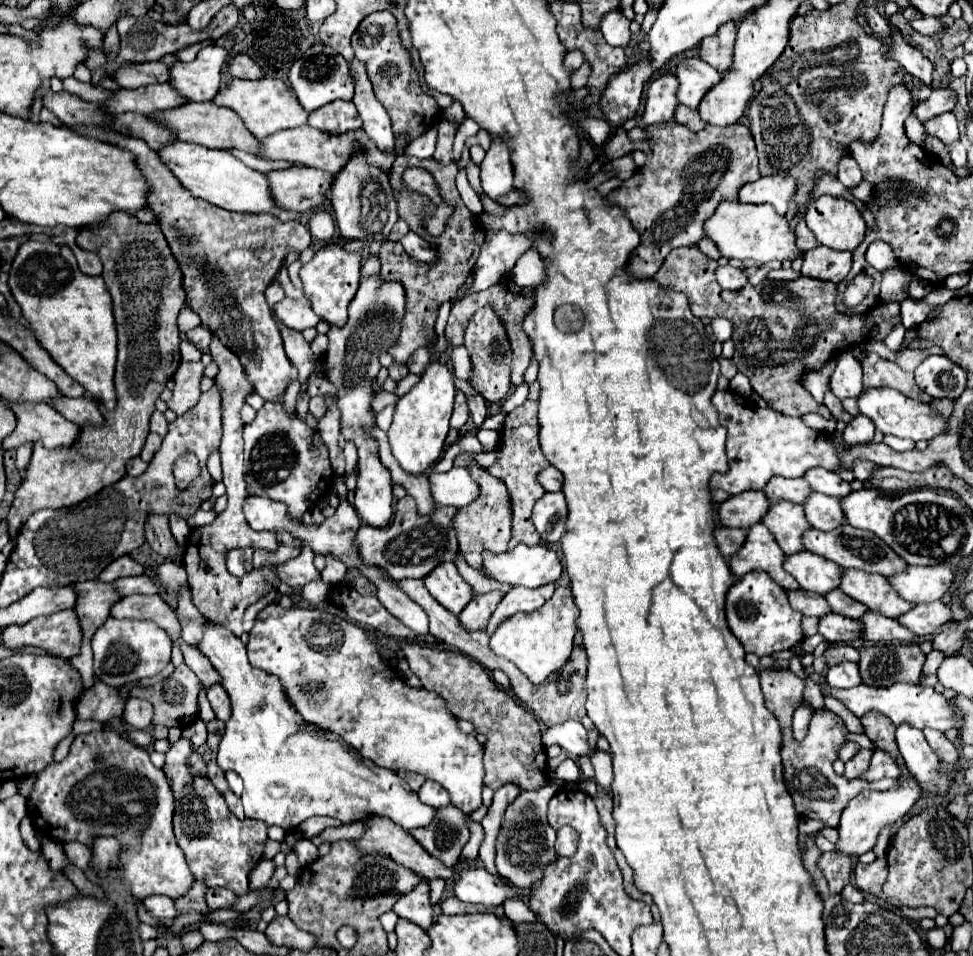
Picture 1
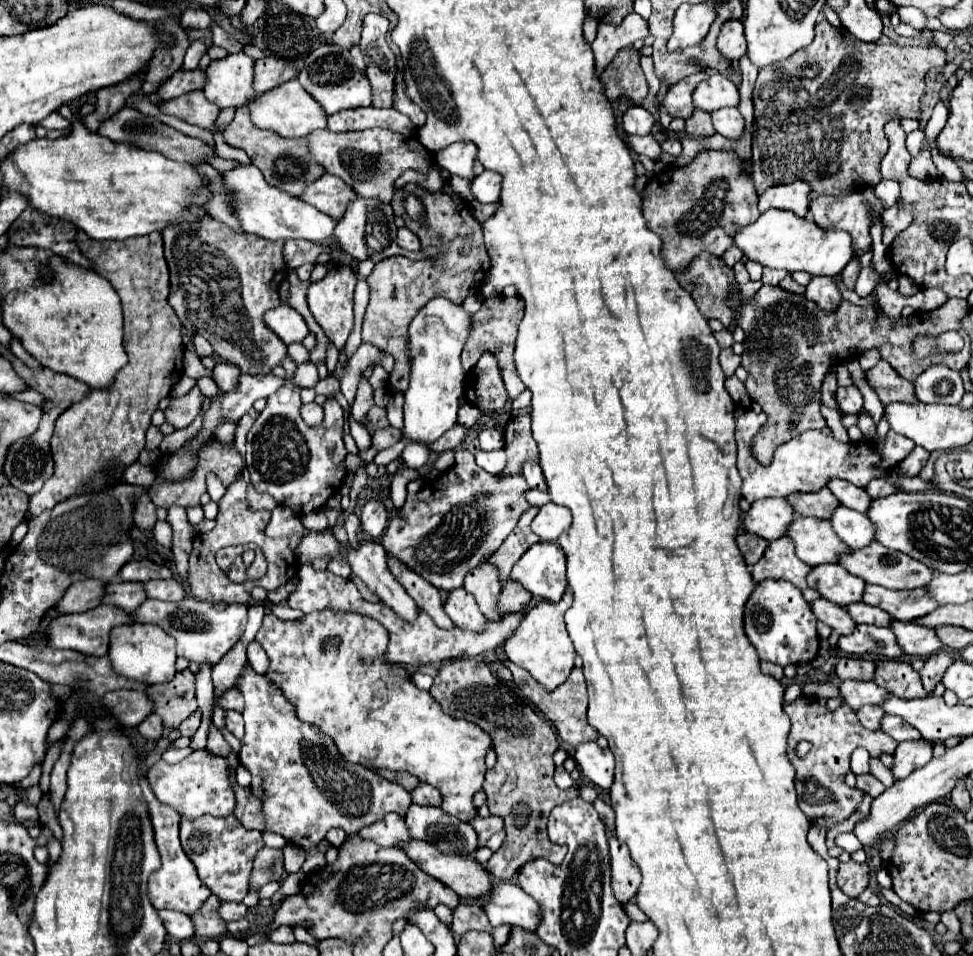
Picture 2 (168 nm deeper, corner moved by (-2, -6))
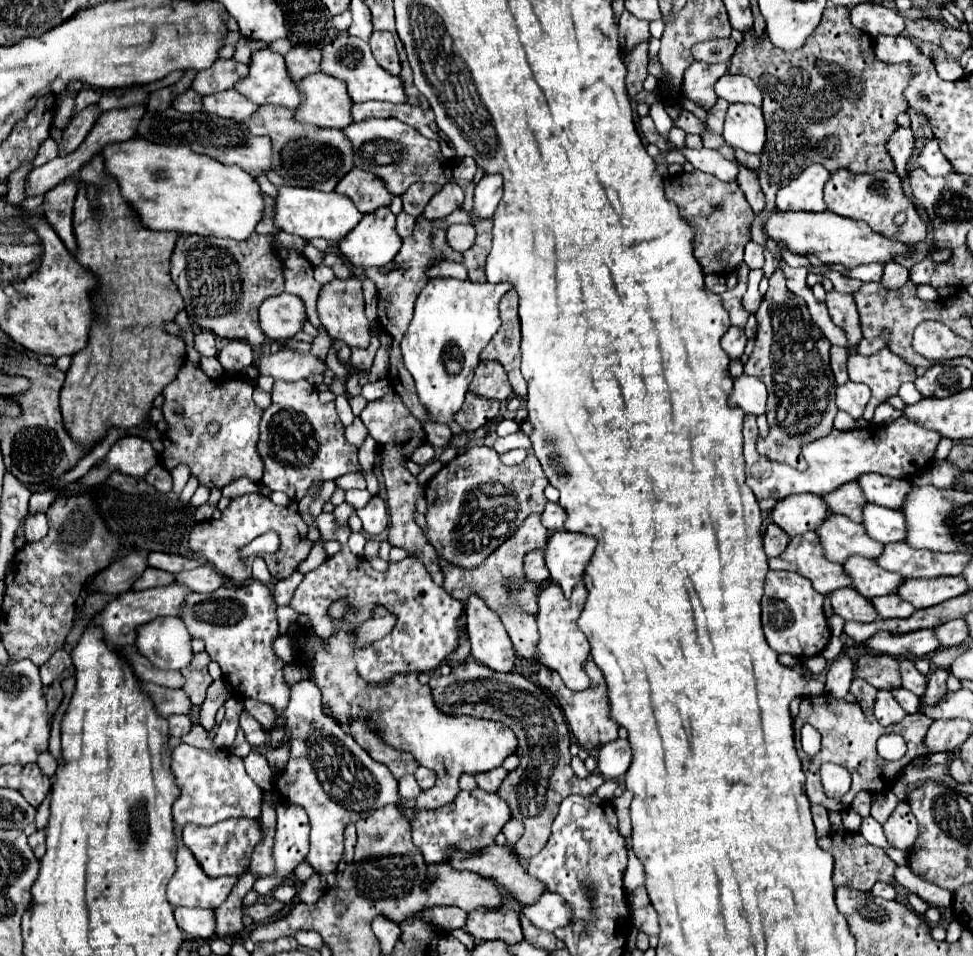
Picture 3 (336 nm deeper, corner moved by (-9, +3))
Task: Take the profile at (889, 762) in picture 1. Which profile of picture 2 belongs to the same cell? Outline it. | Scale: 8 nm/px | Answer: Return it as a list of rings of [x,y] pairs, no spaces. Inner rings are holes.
[[[918,740],[918,742],[902,742],[898,744],[892,764],[894,780],[902,780],[912,774],[916,768],[922,768],[932,758],[932,742]]]

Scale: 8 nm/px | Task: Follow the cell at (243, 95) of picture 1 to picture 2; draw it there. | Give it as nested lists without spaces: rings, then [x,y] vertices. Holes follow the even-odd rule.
[[[290,80],[282,86],[276,86],[274,90],[268,90],[264,94],[256,96],[252,102],[246,104],[246,108],[250,110],[250,118],[252,118],[254,126],[272,130],[272,132],[280,134],[282,138],[302,138],[310,130],[326,128],[326,118],[328,118],[324,114],[324,110],[318,106],[318,102],[314,102],[310,98],[310,94],[296,80]]]

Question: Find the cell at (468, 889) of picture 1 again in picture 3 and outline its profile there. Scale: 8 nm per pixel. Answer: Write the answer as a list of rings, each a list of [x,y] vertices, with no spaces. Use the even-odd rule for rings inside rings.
[[[543,893],[535,905],[527,905],[521,913],[539,929],[555,931],[559,927],[567,927],[573,921],[573,911],[567,901],[557,893]]]

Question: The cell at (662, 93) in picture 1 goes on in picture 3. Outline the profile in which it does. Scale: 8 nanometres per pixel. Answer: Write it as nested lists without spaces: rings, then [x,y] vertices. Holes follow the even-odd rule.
[[[693,61],[683,75],[683,95],[693,103],[711,109],[717,103],[717,93],[713,85],[727,73],[725,63],[705,63]]]

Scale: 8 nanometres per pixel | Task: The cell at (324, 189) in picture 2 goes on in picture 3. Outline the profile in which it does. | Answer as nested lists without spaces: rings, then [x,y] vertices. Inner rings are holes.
[[[357,167],[341,179],[335,191],[351,197],[351,201],[357,205],[357,209],[361,209],[361,213],[373,213],[379,207],[389,207],[395,197],[387,191],[381,177]]]

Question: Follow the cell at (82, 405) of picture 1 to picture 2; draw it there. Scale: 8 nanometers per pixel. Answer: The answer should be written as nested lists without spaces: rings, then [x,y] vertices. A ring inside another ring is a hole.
[[[24,390],[22,394],[14,394],[20,402],[30,402],[30,404],[36,404],[36,406],[44,406],[44,396],[40,394],[40,392],[36,392],[36,390]]]

